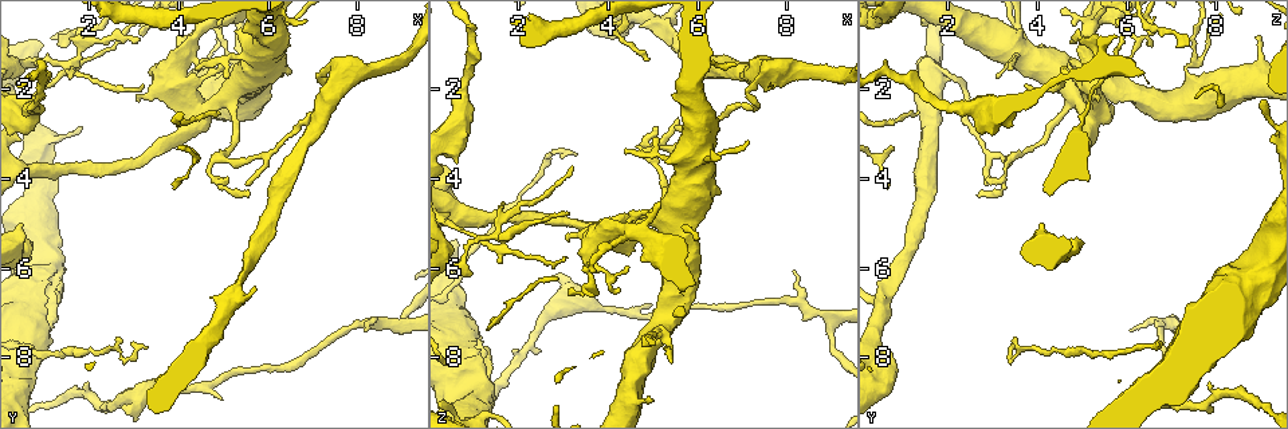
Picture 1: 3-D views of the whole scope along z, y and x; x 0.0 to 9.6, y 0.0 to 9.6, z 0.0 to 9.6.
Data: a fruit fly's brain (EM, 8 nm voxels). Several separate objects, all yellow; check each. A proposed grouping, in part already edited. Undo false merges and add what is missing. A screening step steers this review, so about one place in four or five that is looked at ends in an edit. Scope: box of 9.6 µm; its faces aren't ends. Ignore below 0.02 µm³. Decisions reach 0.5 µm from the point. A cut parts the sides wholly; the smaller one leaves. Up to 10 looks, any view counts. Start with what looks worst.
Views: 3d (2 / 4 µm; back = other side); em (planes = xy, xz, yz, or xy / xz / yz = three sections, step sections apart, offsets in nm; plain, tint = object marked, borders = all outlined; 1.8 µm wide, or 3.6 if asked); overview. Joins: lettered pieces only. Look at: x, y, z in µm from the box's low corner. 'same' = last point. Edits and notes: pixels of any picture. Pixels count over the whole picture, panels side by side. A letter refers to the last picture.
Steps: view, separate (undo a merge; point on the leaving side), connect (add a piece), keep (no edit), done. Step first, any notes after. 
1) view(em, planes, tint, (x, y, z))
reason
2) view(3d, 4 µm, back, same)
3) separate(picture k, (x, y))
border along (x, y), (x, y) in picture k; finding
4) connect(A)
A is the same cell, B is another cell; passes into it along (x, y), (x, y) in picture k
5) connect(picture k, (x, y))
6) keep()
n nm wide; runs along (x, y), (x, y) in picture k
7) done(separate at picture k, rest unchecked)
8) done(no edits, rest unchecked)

view(3d, 4 µm, (0.70, 5.40, 5.00))
long arm stops here

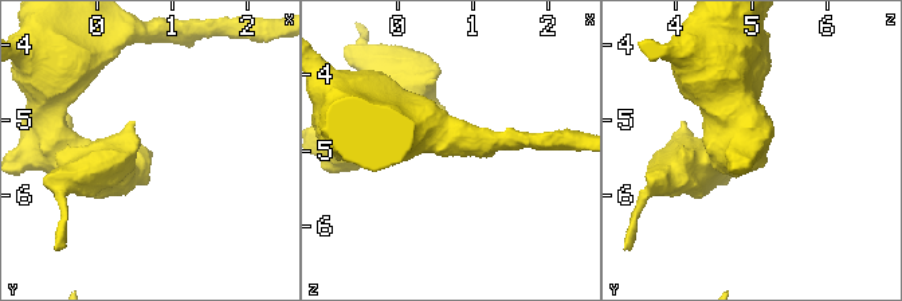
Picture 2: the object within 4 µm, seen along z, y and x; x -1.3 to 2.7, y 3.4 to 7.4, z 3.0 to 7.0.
view(em, 3.6 µm, planes, plain, same)
need the tissue

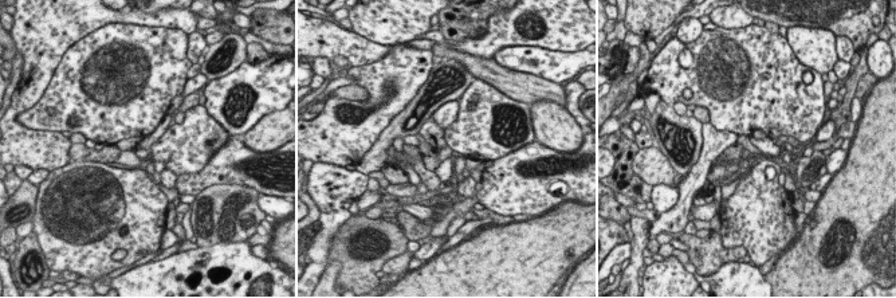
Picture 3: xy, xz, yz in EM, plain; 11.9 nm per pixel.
view(em, 3.6 µm, planes, borders, same)
see the neighbours

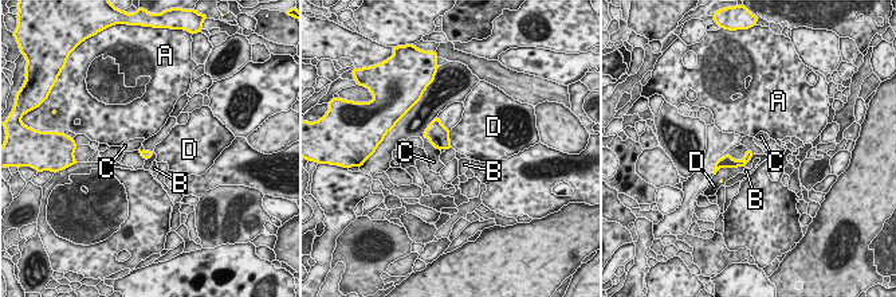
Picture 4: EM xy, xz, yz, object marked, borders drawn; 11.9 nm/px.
keep()
A, B, C and D are other cells; none of them fits

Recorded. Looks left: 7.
view(em, planes, borders, (8.95, 7.35, 7.05))
abrupt turn

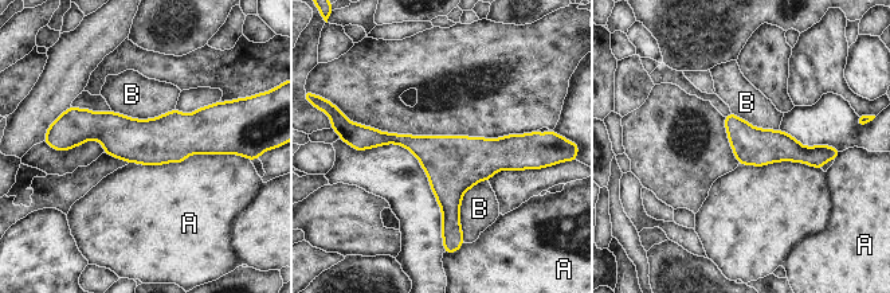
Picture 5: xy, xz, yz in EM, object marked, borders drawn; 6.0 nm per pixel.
keep()
A touches over 650 nm; A and B are other cells; runs along (361, 140), (522, 153) in picture 5; all the same cell

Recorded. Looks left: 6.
view(em, planes, tint, (3.90, 1.65, 5.20))
sharp bend

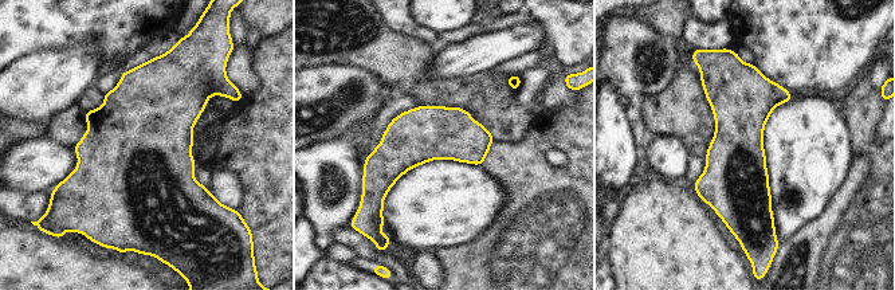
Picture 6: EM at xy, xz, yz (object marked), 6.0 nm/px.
view(em, planes, borders, same)

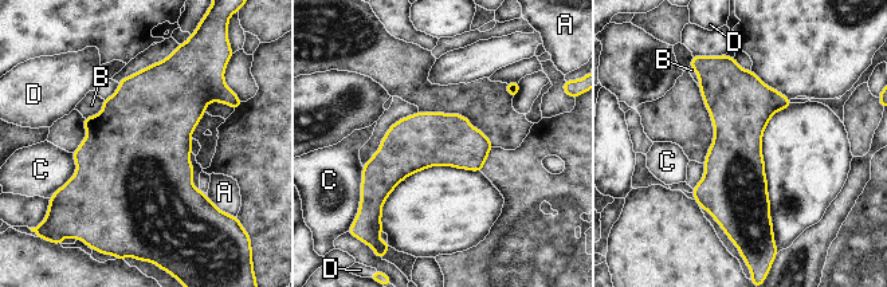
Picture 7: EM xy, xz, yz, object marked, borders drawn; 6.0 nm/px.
keep()
C touches over 240 nm; A, B, C and D are other cells; border along (103, 99), (103, 107), (85, 118) in picture 7; all the same cell

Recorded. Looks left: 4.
view(3d, 2 µm, (3.75, 8.40, 0.70))
branch stops here

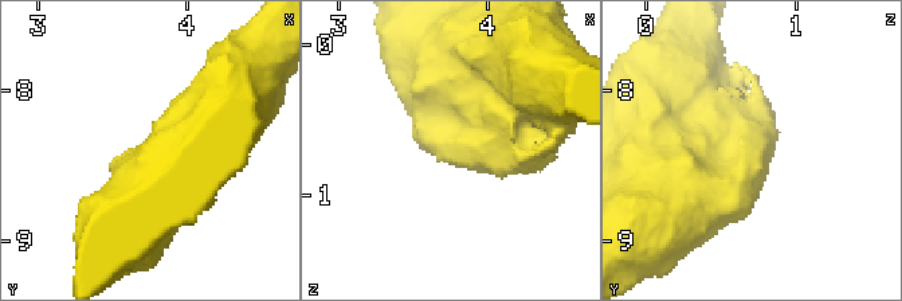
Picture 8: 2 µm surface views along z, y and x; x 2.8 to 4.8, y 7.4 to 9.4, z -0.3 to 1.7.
view(em, 3.6 µm, planes, plain, (3.72, 8.44, 0.70))
now the EM

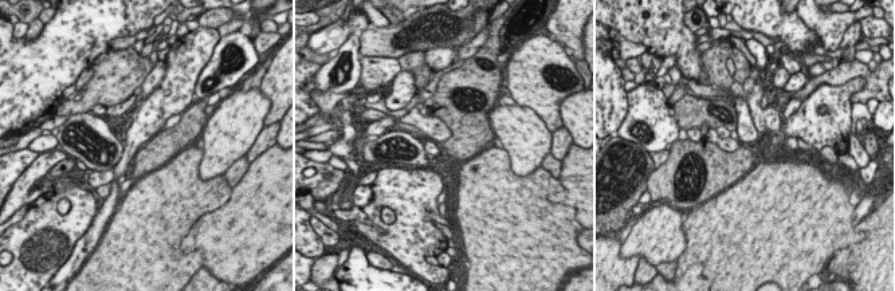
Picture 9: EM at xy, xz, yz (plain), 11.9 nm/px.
view(em, 3.6 µm, planes, borders, same)
what lies round it

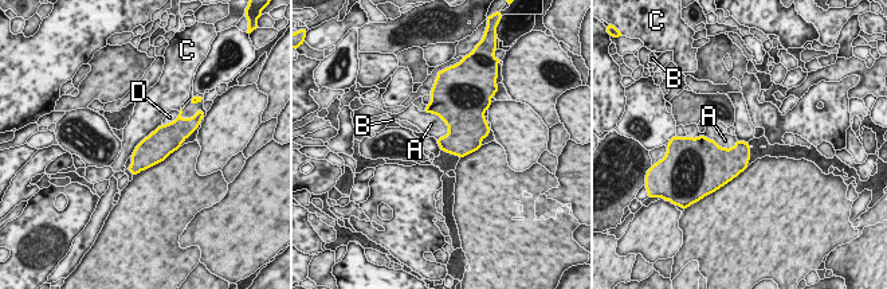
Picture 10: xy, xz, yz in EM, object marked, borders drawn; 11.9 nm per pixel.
keep()
280 nm wide; A, B, C and D are other cells; border along (163, 124), (150, 132), (130, 156) in picture 10; no lettered piece goes on from it

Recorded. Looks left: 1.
done(no edits, rest unchecked)

